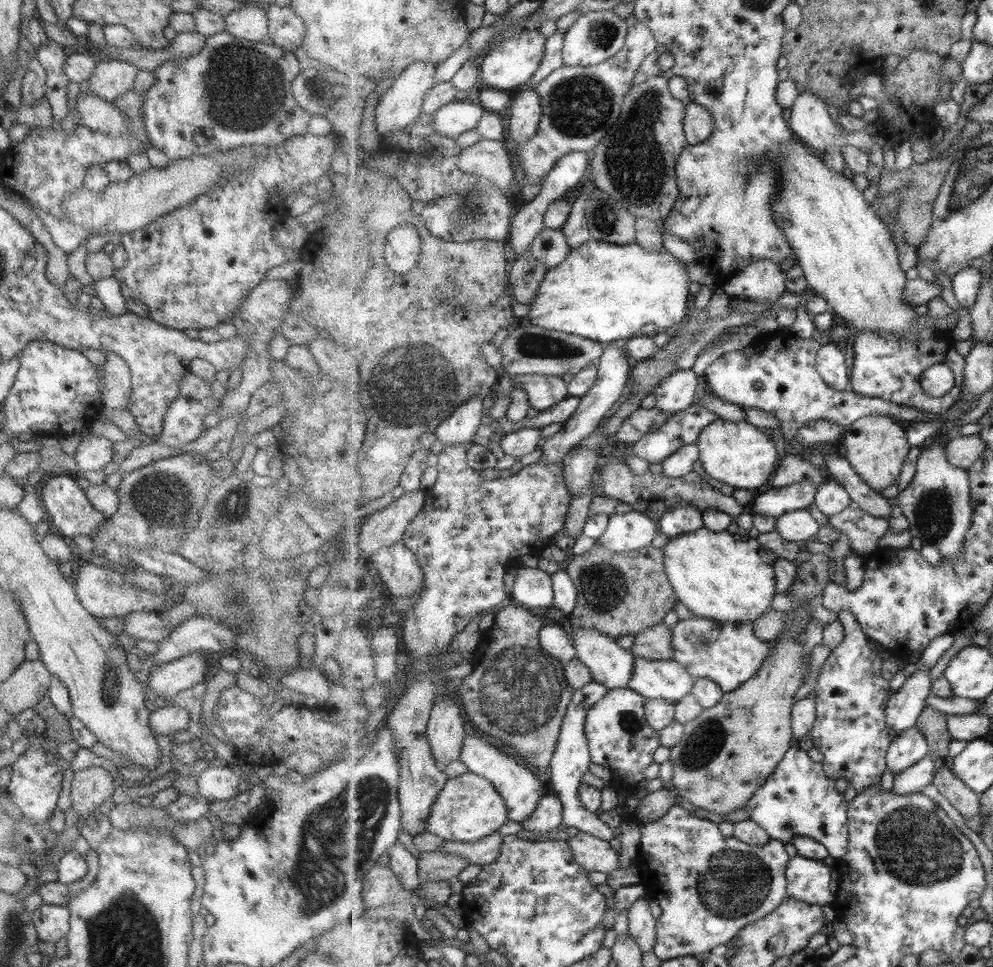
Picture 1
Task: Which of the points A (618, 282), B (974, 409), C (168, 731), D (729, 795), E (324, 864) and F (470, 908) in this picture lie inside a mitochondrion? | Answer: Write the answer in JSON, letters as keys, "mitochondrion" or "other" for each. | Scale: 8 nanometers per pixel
{"A":"other","B":"other","C":"other","D":"other","E":"mitochondrion","F":"other"}

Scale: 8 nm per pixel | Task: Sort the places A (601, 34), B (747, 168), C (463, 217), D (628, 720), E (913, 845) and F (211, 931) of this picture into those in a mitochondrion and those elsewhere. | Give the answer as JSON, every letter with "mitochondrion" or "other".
{"A":"mitochondrion","B":"mitochondrion","C":"mitochondrion","D":"mitochondrion","E":"mitochondrion","F":"other"}

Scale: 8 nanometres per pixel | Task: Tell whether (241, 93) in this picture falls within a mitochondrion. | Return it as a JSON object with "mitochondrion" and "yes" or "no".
{"mitochondrion":"yes"}

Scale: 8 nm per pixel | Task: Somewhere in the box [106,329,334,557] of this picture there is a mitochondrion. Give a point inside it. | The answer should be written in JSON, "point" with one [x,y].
{"point":[161,498]}

